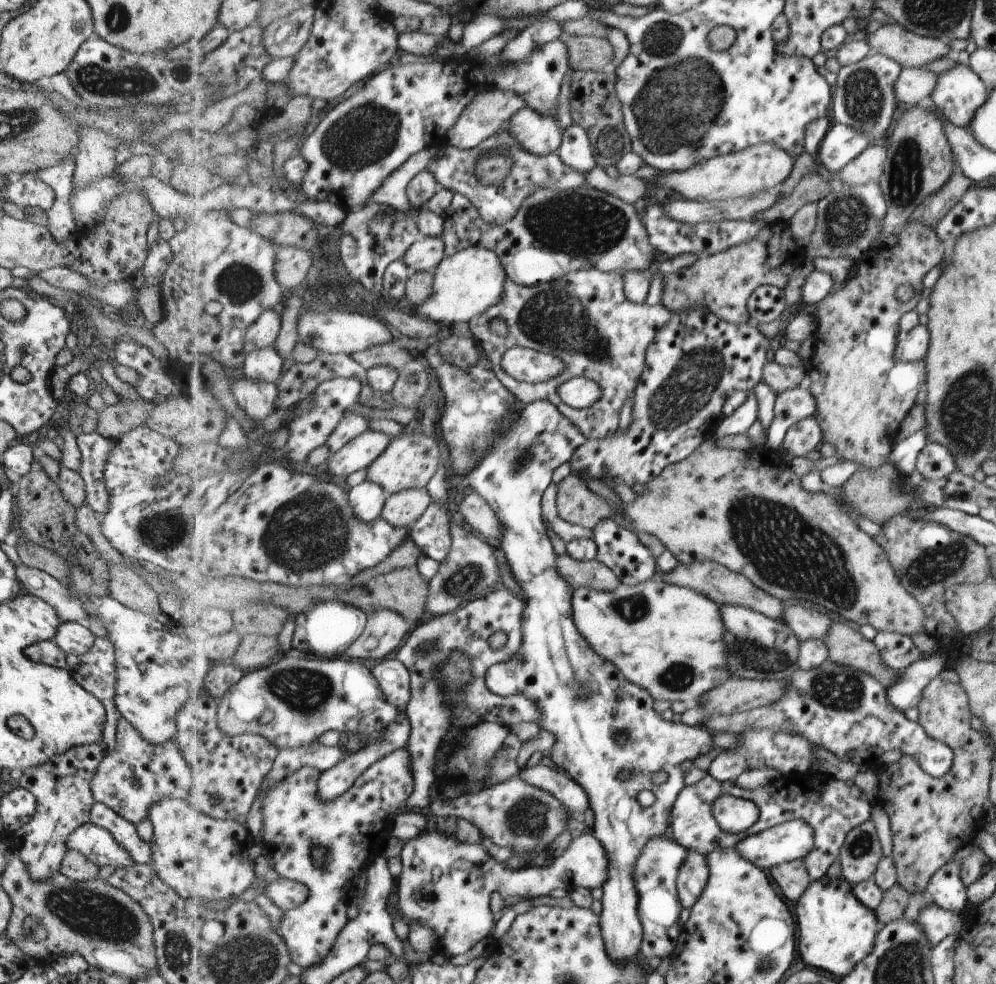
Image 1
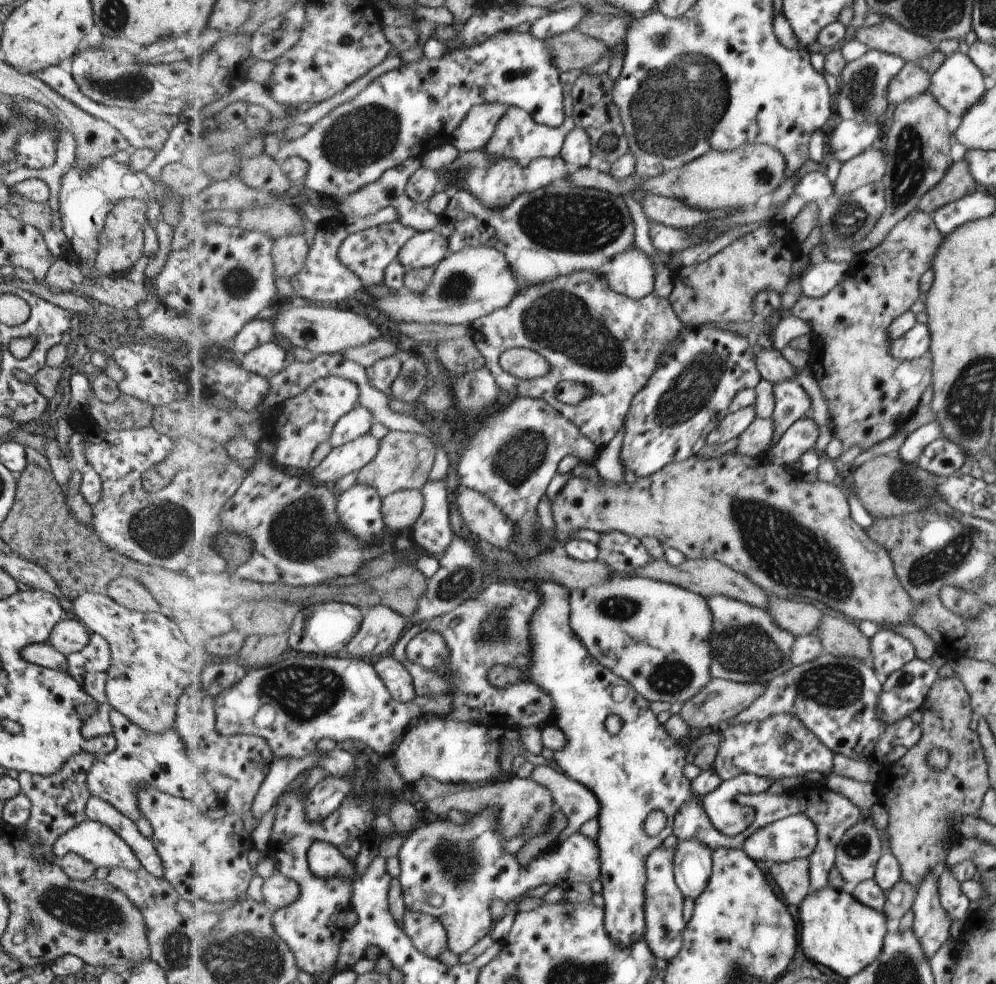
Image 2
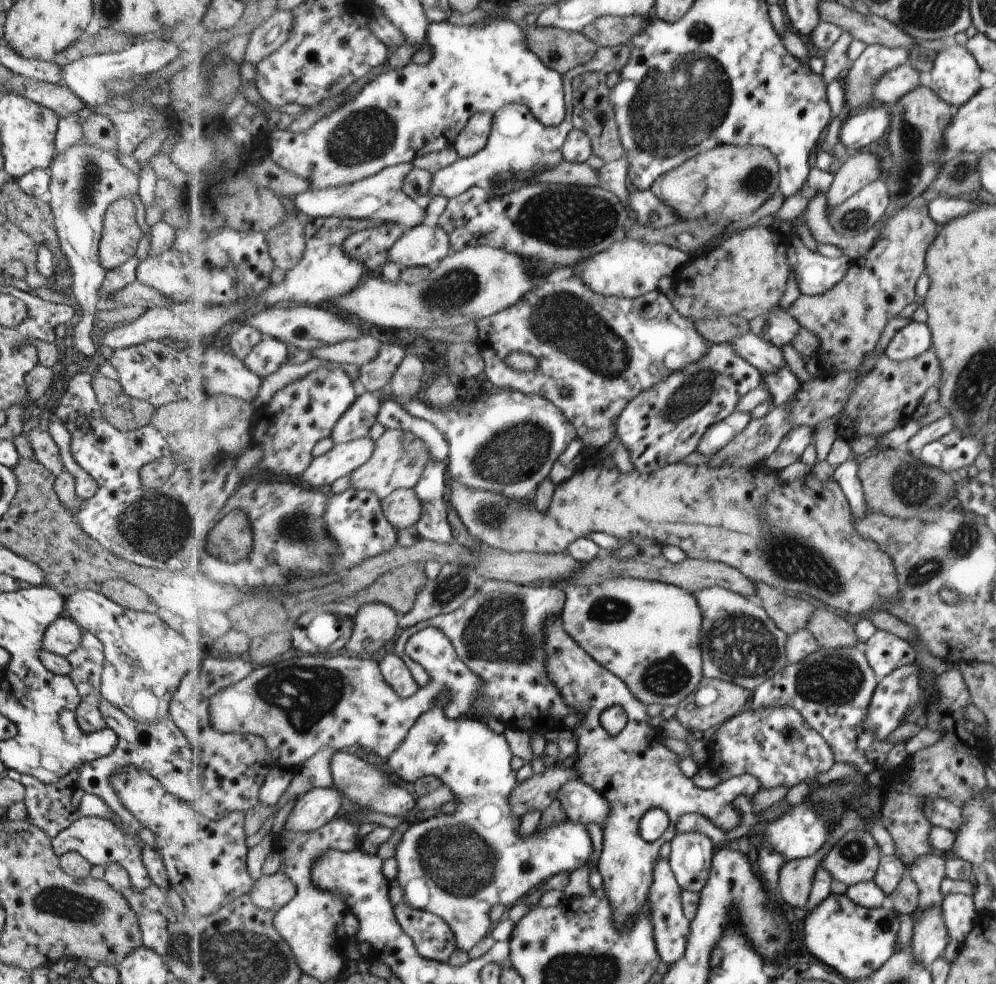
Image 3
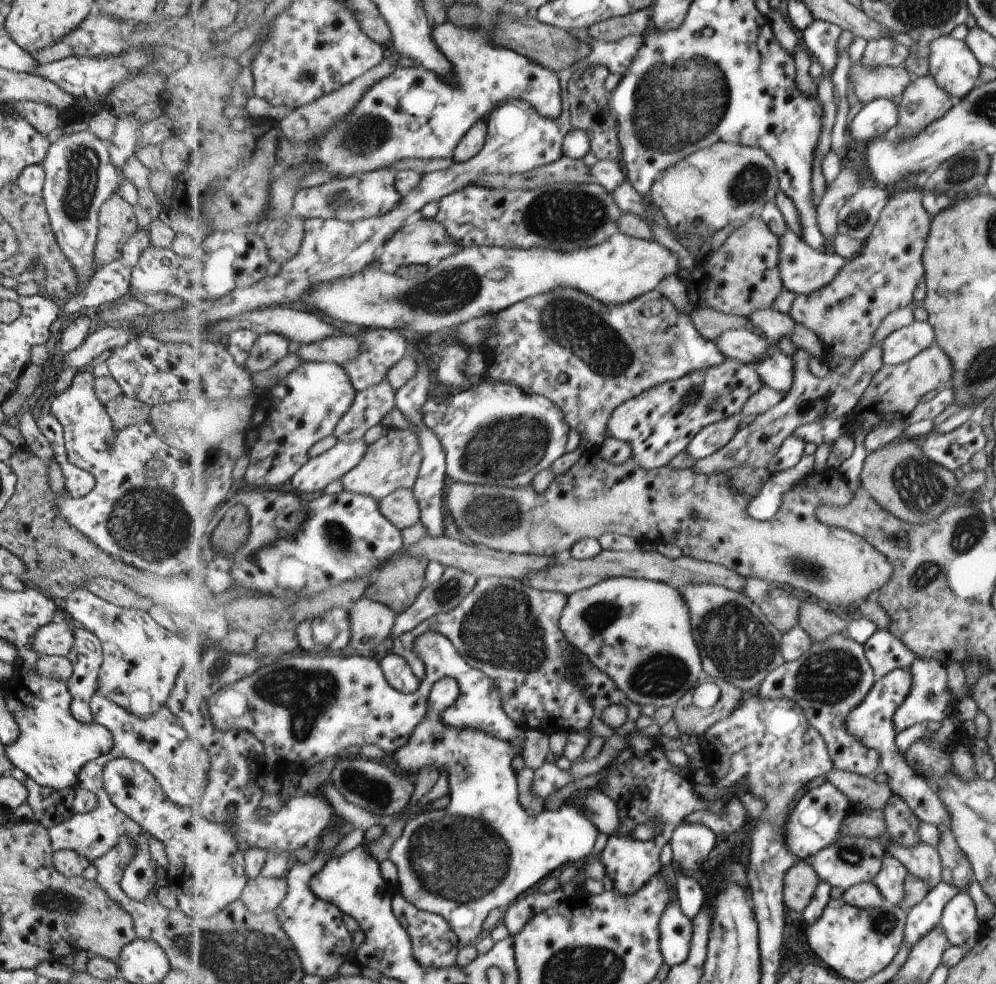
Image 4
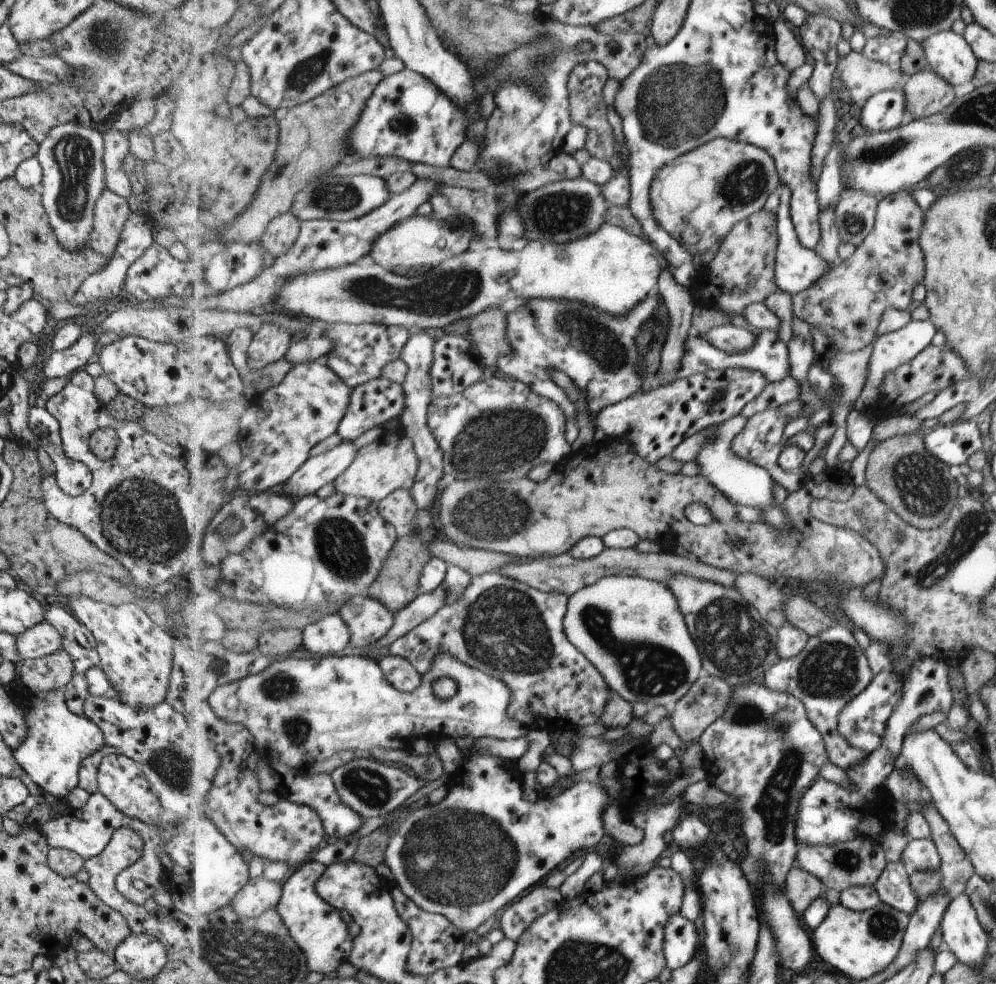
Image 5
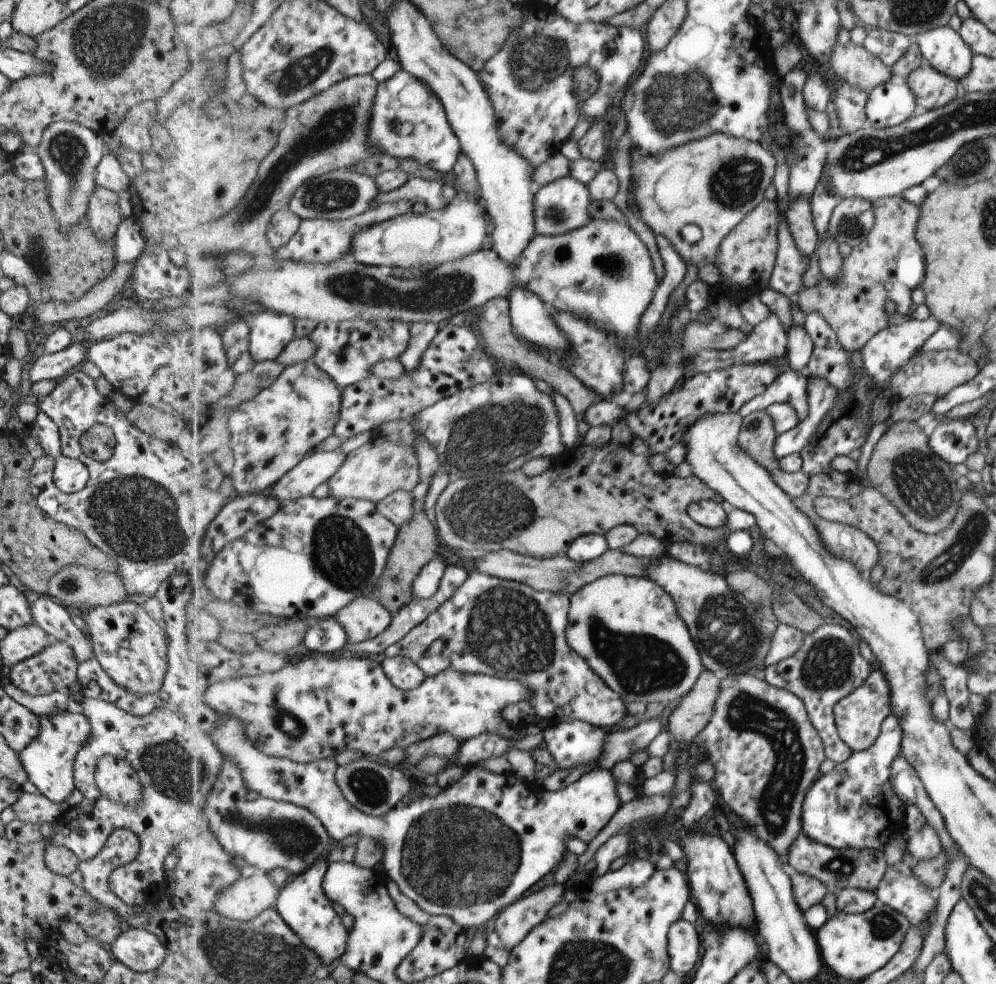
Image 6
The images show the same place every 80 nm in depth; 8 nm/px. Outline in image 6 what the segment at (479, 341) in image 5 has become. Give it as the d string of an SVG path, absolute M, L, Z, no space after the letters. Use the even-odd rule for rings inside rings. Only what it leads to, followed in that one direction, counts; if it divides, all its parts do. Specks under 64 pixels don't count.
M506 298L490 300L479 312L478 334L481 335L481 342L485 350L494 360L501 360L509 367L517 367L523 373L531 375L531 378L538 378L554 386L560 394L569 400L576 416L578 424L579 438L572 448L586 446L586 436L593 428L586 419L586 412L591 405L599 400L597 394L590 388L587 388L579 378L577 378L569 369L565 368L559 362L548 359L545 355L541 355L529 348L525 343L519 340L514 332L512 325L512 316L510 315L510 302Z

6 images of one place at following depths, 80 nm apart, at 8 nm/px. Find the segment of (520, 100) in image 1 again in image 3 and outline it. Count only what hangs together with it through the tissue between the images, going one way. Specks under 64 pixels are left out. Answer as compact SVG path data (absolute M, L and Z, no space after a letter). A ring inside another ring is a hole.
M483 111L475 113L470 118L469 124L454 144L455 150L461 158L472 157L487 146L492 131L494 114L493 111Z

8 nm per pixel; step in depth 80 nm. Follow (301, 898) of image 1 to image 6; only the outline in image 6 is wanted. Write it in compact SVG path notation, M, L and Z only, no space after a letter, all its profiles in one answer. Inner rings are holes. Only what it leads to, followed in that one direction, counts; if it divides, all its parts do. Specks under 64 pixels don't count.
M257 872L224 891L213 910L238 921L248 921L268 908L277 908L281 890L267 873Z

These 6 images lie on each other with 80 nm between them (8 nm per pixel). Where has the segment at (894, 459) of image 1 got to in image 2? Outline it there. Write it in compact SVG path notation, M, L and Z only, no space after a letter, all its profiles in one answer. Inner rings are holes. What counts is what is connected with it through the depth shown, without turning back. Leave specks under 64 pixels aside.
M935 421L921 425L907 434L901 446L894 453L894 456L901 460L901 462L908 462L908 465L914 463L924 447L935 439L941 438L941 436L942 430Z

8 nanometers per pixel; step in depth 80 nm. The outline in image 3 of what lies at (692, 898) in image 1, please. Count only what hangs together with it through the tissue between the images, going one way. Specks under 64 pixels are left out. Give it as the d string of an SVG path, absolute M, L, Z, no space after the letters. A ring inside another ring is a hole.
M677 833L671 842L670 863L685 891L700 893L708 883L716 844L701 833Z

